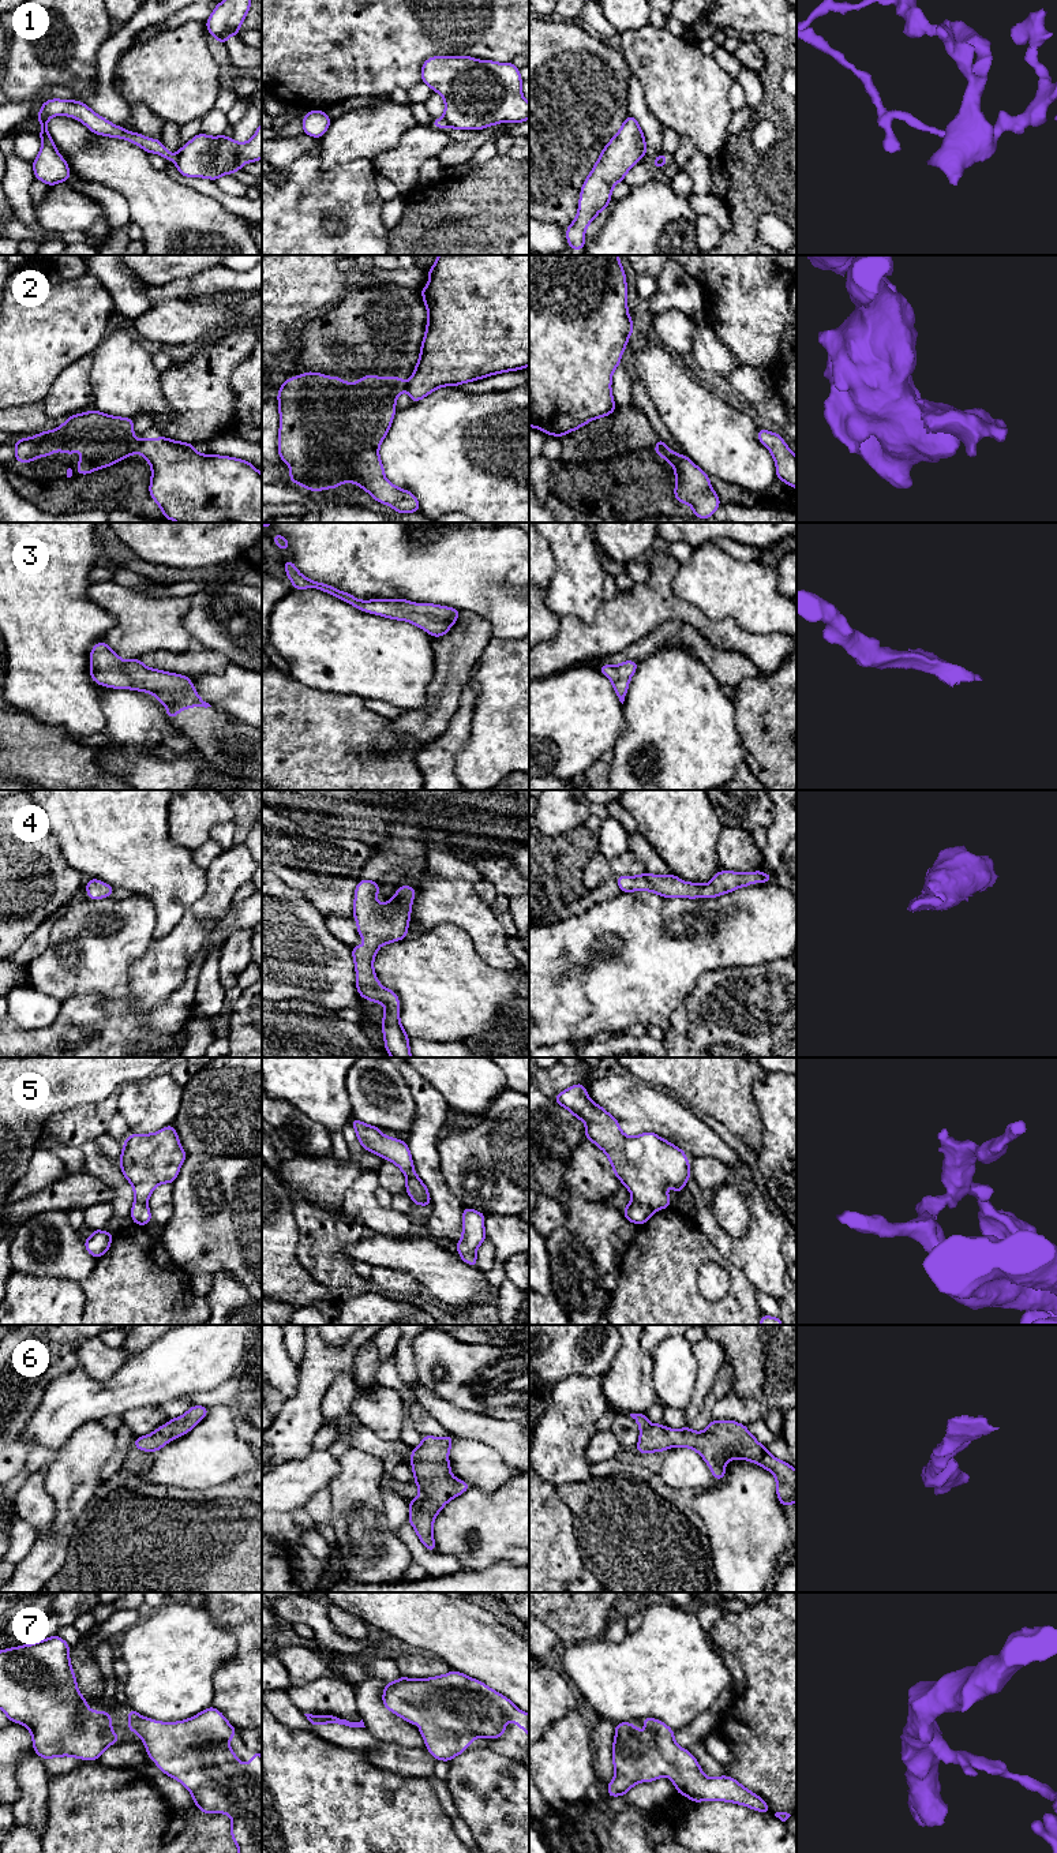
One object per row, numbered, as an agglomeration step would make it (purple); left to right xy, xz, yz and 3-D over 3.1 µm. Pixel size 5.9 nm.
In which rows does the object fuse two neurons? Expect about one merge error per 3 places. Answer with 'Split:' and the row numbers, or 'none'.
Split: 1, 2, 5

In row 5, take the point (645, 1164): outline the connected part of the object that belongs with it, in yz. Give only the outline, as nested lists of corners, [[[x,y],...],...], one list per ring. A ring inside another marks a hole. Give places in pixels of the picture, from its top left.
[[[584,1082],[573,1085],[555,1096],[555,1103],[569,1109],[576,1119],[585,1122],[585,1137],[599,1146],[608,1157],[615,1176],[631,1193],[633,1198],[646,1203],[652,1210],[671,1208],[666,1187],[672,1187],[679,1195],[691,1178],[686,1153],[671,1142],[649,1131],[637,1137],[627,1137],[621,1130],[619,1122],[604,1108],[595,1104],[588,1096]]]

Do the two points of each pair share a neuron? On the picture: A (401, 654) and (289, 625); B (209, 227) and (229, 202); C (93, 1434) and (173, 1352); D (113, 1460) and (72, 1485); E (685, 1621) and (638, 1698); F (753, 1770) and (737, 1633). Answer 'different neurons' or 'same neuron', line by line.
A: same neuron
B: different neurons
C: different neurons
D: different neurons
E: same neuron
F: same neuron

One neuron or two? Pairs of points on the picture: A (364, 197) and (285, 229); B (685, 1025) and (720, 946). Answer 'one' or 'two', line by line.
A: one
B: two

